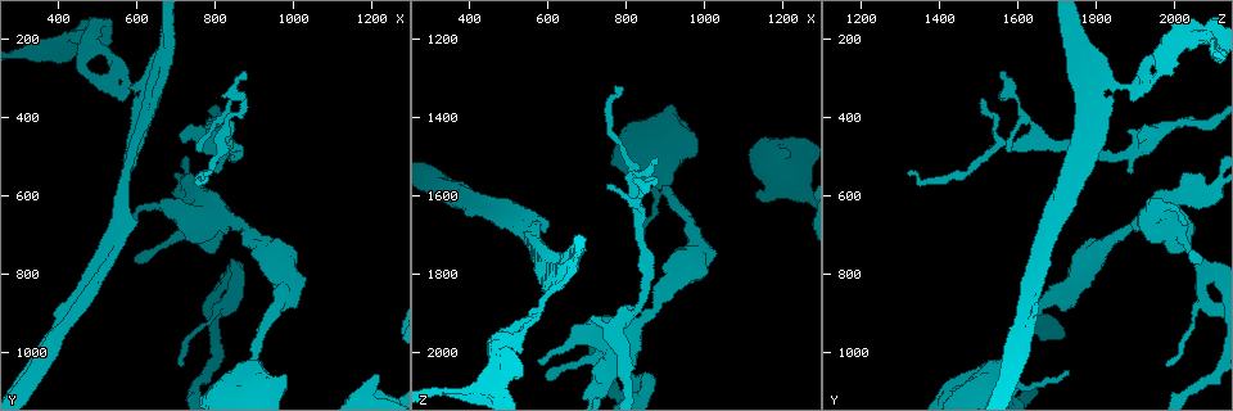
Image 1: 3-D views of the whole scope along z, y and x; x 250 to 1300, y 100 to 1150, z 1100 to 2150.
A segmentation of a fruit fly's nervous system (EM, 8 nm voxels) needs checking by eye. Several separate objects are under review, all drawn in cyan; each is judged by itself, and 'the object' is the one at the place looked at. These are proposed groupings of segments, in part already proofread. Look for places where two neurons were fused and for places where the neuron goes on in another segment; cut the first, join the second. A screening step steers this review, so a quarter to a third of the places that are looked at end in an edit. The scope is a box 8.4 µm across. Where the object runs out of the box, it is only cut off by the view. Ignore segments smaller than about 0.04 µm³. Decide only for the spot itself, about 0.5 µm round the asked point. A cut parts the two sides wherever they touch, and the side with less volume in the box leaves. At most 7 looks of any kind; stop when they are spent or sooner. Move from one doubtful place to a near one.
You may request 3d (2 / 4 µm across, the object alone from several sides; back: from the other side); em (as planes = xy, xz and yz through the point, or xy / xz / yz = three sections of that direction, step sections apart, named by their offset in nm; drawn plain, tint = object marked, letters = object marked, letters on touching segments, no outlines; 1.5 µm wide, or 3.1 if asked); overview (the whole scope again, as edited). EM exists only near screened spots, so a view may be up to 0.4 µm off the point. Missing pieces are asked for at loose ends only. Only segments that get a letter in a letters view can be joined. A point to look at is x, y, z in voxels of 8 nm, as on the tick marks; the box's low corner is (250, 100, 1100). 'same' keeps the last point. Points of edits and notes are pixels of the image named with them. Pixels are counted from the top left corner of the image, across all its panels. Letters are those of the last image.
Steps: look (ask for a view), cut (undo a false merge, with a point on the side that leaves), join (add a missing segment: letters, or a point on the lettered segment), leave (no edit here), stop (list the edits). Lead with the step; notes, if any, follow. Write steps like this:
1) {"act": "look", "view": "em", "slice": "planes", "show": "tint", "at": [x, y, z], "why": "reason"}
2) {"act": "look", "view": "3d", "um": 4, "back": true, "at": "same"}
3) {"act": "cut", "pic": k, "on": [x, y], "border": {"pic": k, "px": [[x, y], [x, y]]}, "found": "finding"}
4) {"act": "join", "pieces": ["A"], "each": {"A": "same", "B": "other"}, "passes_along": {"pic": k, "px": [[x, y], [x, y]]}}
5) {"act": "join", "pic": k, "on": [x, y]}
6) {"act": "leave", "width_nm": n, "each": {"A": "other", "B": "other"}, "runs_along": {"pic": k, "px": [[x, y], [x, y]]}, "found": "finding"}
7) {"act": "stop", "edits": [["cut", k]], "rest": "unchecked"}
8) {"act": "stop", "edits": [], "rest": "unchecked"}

{"act": "look", "view": "em", "slice": "planes", "show": "letters", "at": [755, 485, 1575], "why": "tapers out"}

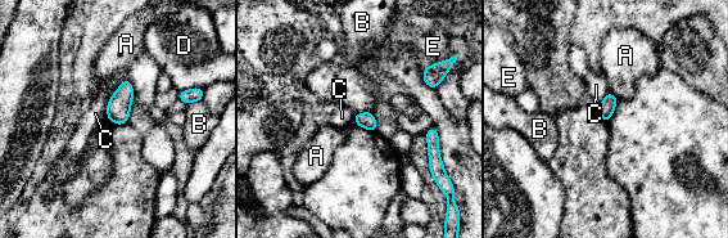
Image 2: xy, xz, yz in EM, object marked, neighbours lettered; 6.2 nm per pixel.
{"act": "leave", "each": {"A": "other", "B": "other", "C": "other", "D": "other", "E": "other"}, "found": "no lettered segment goes on from it"}

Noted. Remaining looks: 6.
{"act": "look", "view": "em", "slice": "planes", "show": "letters", "at": [795, 535, 1325], "why": "free end"}

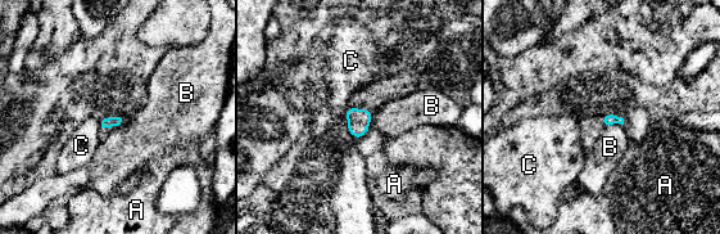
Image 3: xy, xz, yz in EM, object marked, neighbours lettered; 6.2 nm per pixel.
{"act": "leave", "each": {"A": "other", "B": "other", "C": "other"}, "border": {"pic": 3, "px": [[623, 124], [610, 124], [605, 127]]}, "found": "none of them fits"}

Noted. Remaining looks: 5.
{"act": "look", "view": "3d", "um": 4, "at": [725, 595, 2080], "why": "abrupt turn"}

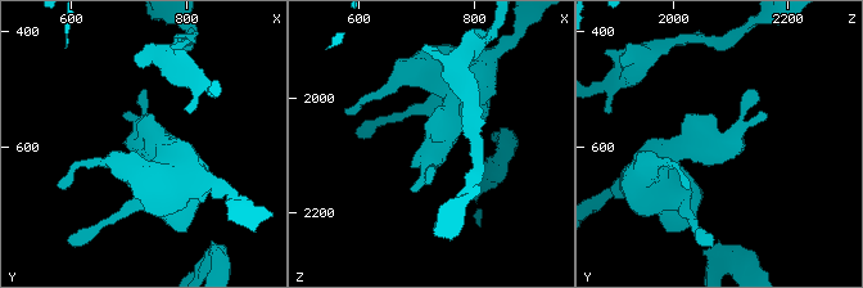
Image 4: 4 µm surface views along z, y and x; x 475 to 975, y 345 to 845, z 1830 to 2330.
{"act": "look", "view": "em", "slice": "planes", "show": "tint", "at": [730, 595, 2085], "why": "now the EM"}

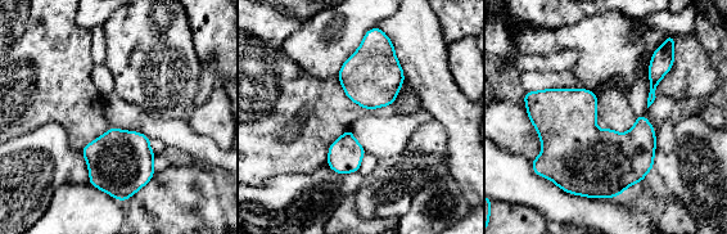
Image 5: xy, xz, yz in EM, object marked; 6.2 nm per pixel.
{"act": "look", "view": "em", "slice": "planes", "show": "letters", "at": "same", "why": "what lies round it"}

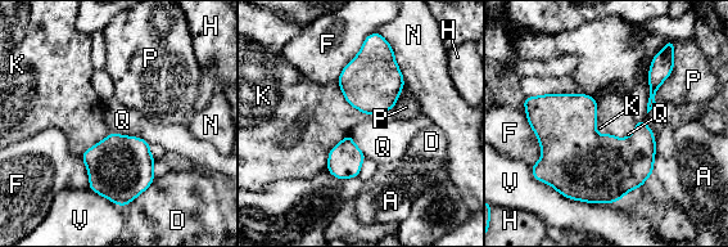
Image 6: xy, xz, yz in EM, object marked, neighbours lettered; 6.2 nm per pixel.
{"act": "leave", "each": {"A": "other", "D": "other", "F": "other", "H": "other", "K": "other", "N": "other", "P": "other", "Q": "other", "V": "other"}, "found": "all the same neuron"}

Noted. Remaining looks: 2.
{"act": "stop", "edits": [], "rest": "unchecked"}

